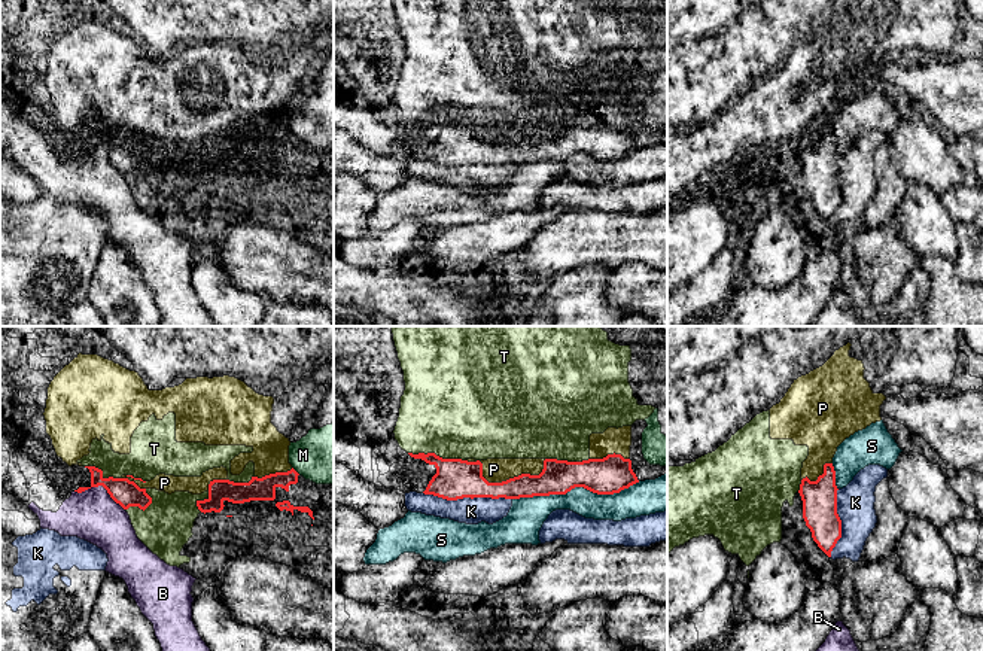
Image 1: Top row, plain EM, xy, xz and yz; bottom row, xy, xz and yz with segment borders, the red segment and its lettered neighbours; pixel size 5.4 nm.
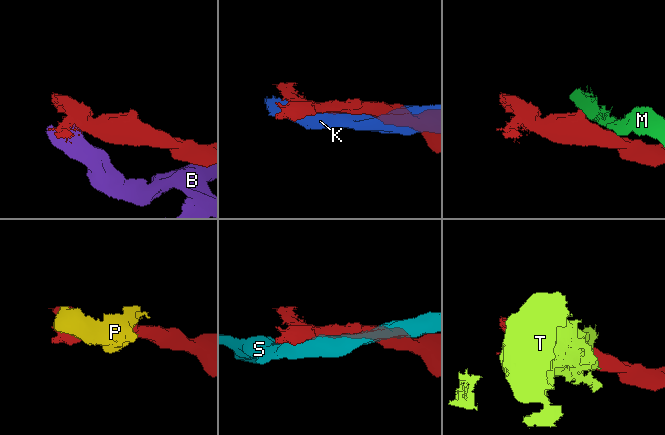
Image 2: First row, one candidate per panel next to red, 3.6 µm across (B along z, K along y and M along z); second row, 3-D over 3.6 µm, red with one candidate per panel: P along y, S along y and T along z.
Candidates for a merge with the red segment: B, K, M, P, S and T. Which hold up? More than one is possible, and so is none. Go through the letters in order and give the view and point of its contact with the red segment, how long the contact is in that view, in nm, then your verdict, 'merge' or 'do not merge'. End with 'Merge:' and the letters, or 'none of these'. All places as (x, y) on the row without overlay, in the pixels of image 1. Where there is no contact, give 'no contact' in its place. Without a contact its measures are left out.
B: meets red in xy at (100, 151); contact 300 nm long; do not merge
K: meets red in xz at (468, 163); contact 480 nm long; do not merge
M: meets red in xy at (295, 137); contact 60 nm long; do not merge
P: meets red in xz at (504, 148); contact 440 nm long; do not merge
S: meets red in xz at (575, 152); contact 700 nm long; do not merge
T: meets red in xz at (435, 121); contact 300 nm long; do not merge
Merge: none of these

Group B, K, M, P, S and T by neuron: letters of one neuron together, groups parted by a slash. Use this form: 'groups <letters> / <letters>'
groups B / K / M / P T / S

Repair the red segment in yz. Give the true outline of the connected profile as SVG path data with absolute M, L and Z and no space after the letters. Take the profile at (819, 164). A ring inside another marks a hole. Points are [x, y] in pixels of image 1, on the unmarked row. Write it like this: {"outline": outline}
{"outline": "M833 130L824 131L824 140L816 147L801 146L800 162L803 185L818 213L831 223L831 217L842 204L842 186L837 180L837 152Z"}

